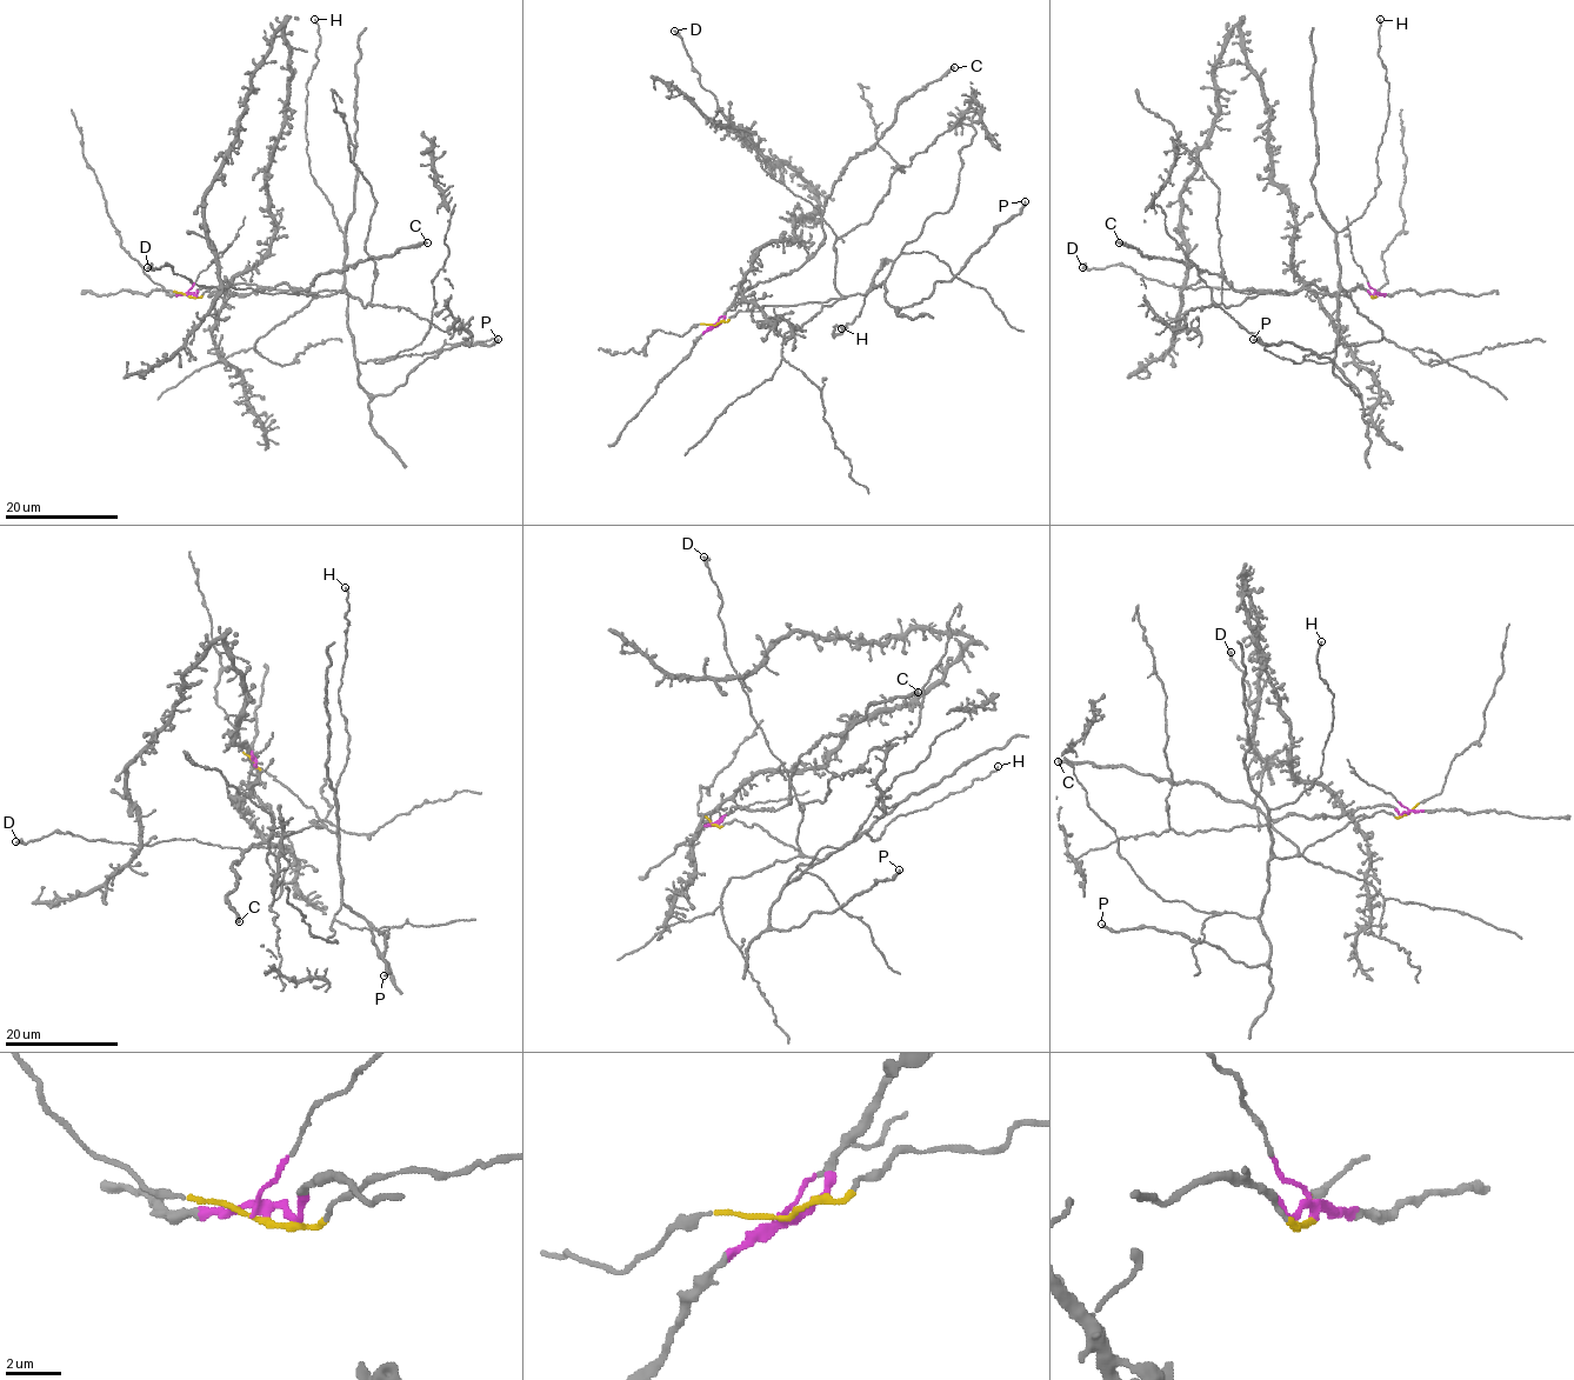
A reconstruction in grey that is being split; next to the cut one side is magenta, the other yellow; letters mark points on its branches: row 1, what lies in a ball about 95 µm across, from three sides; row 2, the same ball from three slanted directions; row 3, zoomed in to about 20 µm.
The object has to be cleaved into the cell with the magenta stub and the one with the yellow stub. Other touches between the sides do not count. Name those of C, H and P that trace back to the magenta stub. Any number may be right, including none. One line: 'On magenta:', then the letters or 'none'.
On magenta: C

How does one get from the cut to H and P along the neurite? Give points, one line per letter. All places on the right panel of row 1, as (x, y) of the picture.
H: (1376, 295), (1358, 282), (1345, 294), (1336, 233), (1360, 217), (1379, 185), (1376, 155), (1389, 111), (1380, 20)
P: (1376, 295), (1358, 282), (1349, 295), (1338, 294), (1335, 366), (1359, 395), (1328, 358), (1253, 340)

